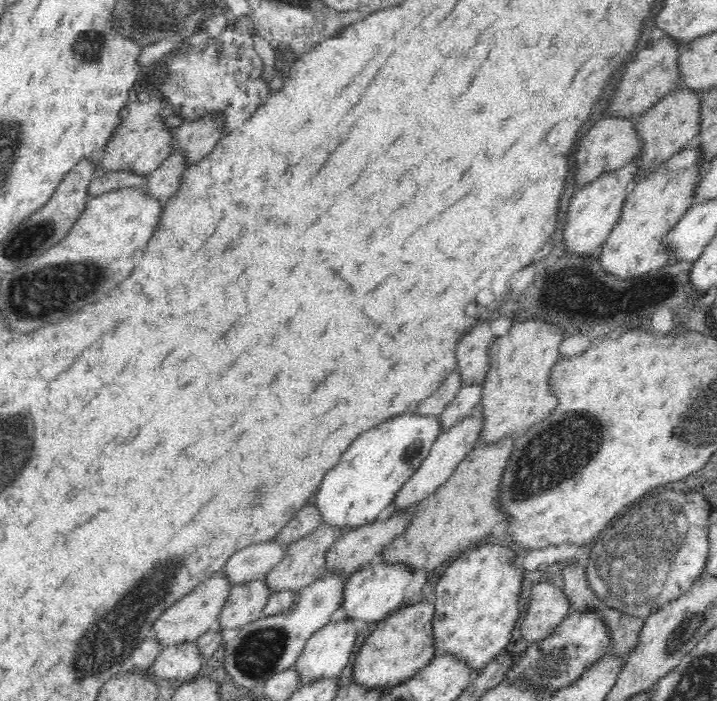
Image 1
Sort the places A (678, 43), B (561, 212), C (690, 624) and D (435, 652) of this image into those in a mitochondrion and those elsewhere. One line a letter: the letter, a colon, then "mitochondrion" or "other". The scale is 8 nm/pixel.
A: other
B: other
C: mitochondrion
D: other

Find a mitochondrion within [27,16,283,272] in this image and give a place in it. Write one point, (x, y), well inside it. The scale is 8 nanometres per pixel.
(88, 46)

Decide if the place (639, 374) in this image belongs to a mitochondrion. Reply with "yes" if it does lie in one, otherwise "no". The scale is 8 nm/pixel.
no

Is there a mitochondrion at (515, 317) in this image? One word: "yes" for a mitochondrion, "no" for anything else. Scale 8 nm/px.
no

